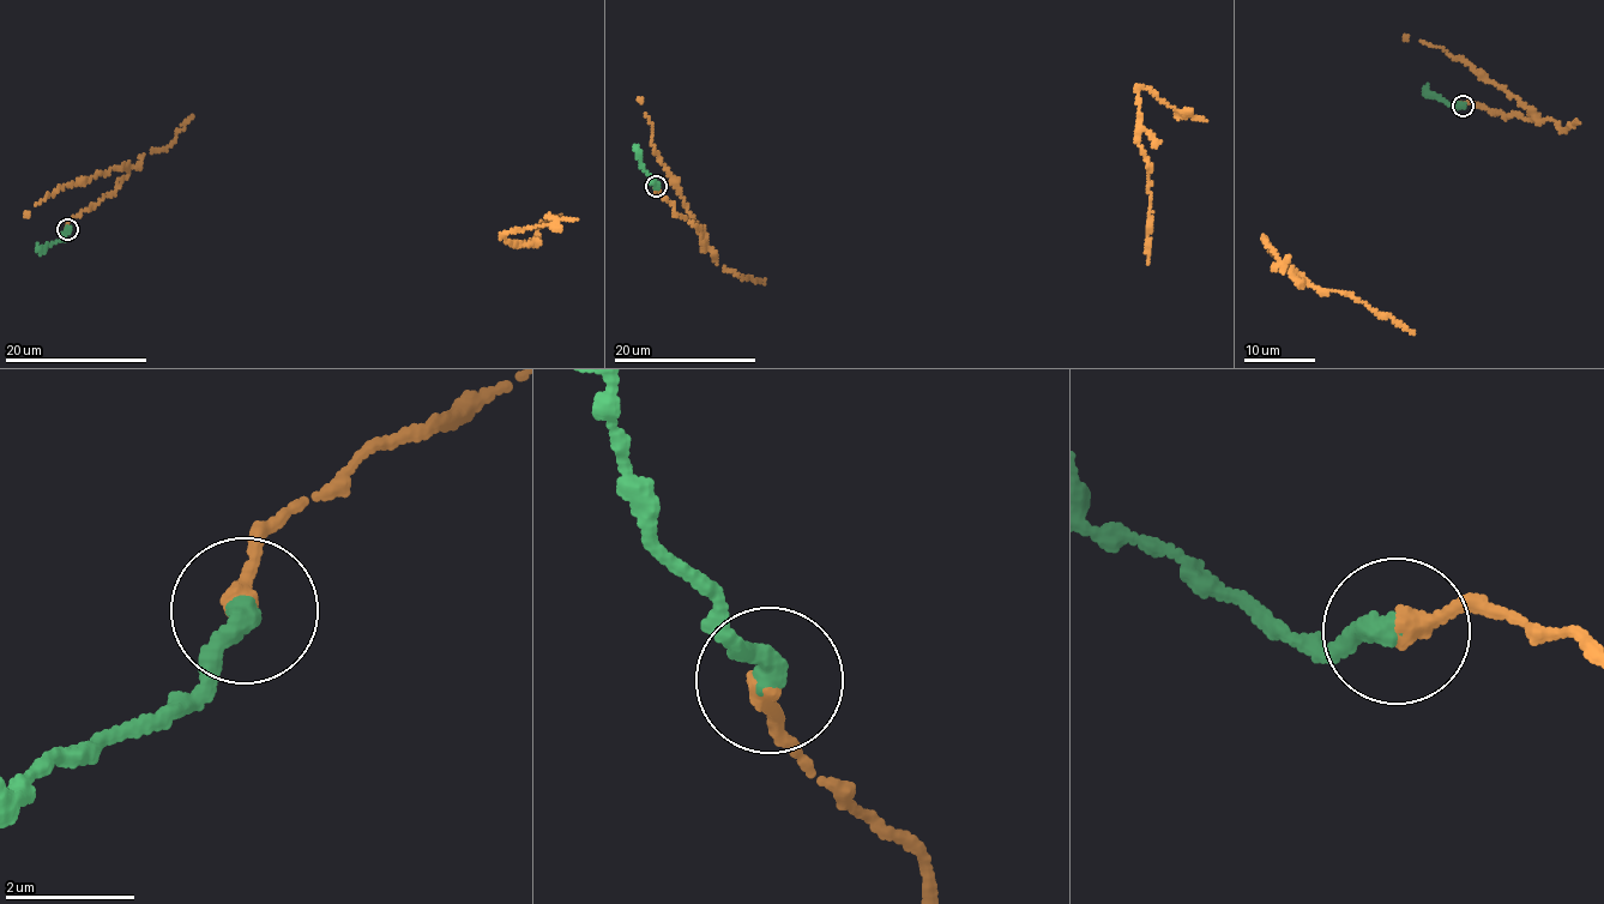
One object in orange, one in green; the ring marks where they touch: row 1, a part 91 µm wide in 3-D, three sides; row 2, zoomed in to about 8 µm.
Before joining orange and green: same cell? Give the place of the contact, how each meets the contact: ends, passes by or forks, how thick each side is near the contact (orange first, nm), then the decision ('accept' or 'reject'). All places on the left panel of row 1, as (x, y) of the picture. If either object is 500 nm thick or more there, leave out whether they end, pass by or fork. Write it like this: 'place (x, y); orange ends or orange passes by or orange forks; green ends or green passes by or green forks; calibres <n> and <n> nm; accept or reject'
place (67, 229); orange ends; green ends; calibres 280 and 380 nm; accept

